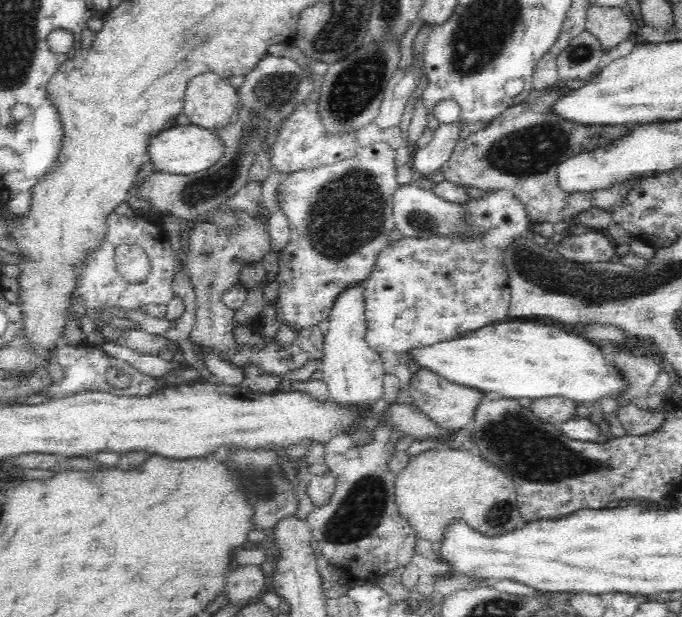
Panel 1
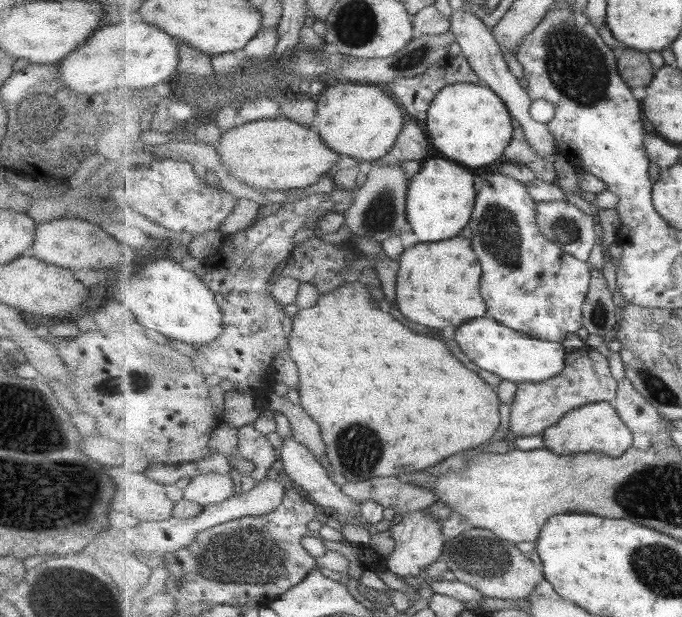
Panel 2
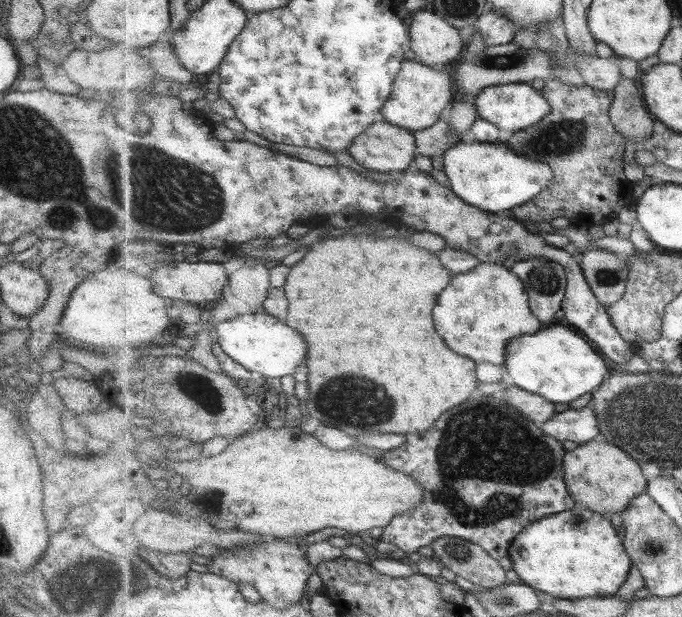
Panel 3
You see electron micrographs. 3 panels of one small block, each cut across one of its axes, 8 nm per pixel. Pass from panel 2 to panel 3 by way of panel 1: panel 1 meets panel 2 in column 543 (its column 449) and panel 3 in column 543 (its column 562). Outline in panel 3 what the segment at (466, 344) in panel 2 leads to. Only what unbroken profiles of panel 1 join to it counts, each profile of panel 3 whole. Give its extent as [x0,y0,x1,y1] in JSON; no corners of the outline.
[505,326,609,404]

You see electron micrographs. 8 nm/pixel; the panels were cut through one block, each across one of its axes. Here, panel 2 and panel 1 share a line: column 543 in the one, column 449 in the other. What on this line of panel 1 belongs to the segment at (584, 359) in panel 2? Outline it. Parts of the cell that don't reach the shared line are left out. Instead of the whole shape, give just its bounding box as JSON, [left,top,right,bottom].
[407,368,482,434]

